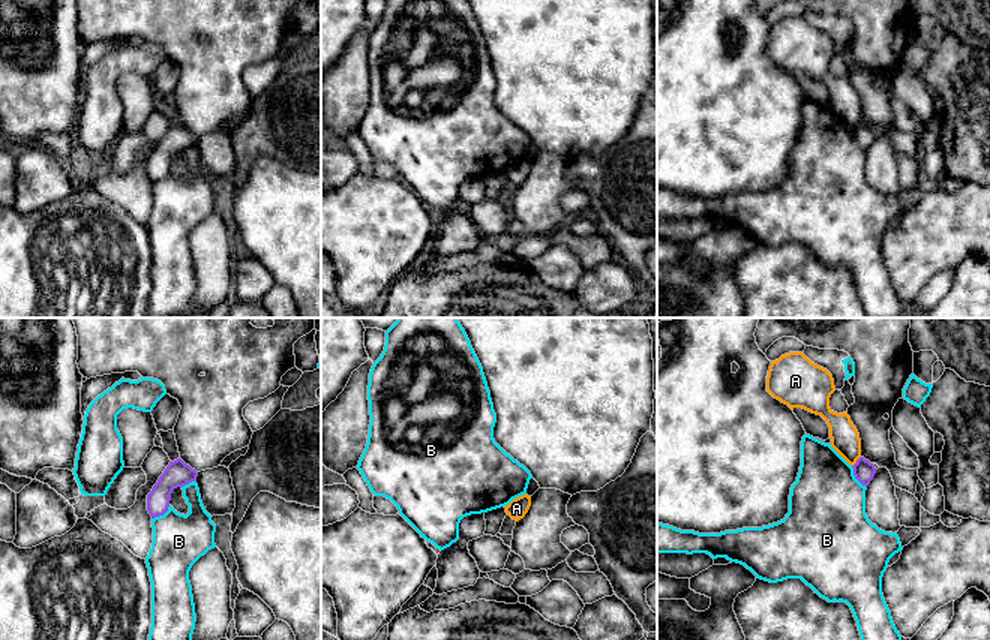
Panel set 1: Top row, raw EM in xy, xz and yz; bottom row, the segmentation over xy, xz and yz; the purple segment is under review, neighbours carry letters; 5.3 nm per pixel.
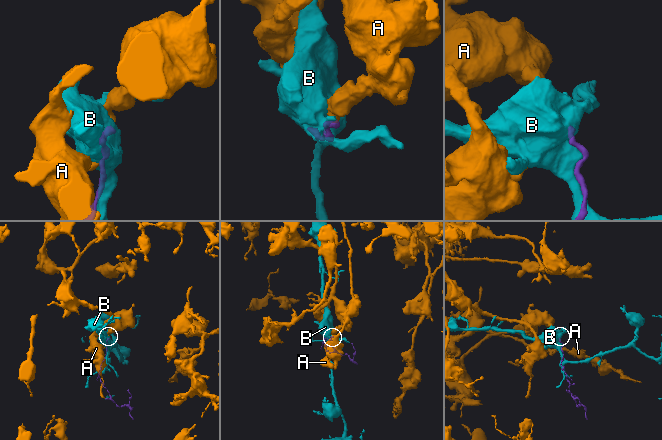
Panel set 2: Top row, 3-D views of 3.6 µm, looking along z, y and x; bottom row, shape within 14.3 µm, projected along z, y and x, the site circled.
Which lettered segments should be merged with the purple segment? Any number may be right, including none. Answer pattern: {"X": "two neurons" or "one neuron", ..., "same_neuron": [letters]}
{"A": "two neurons", "B": "two neurons", "same_neuron": []}

